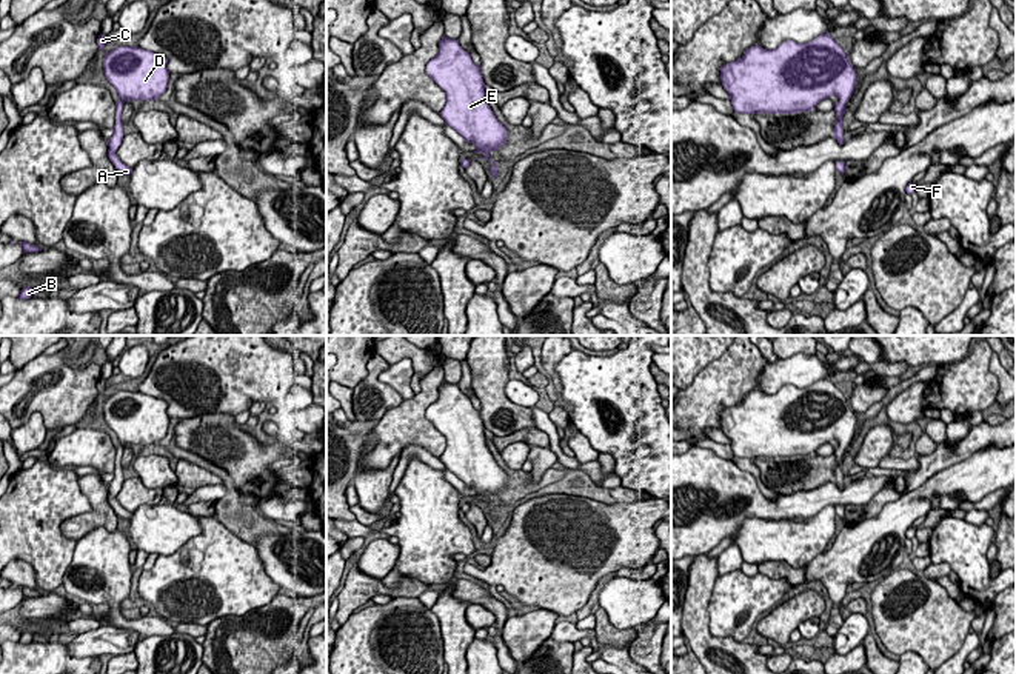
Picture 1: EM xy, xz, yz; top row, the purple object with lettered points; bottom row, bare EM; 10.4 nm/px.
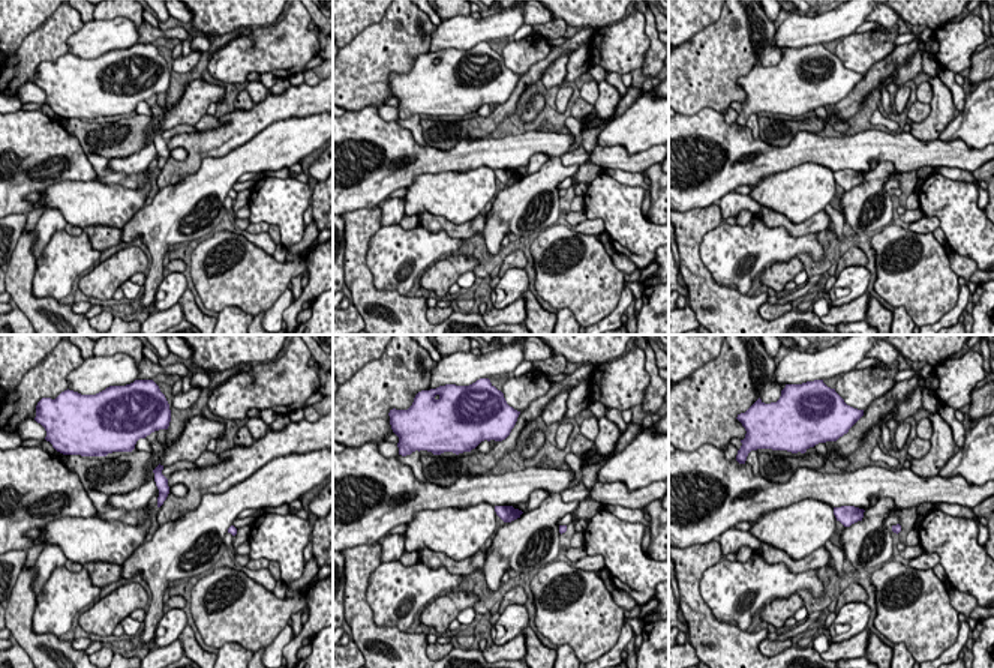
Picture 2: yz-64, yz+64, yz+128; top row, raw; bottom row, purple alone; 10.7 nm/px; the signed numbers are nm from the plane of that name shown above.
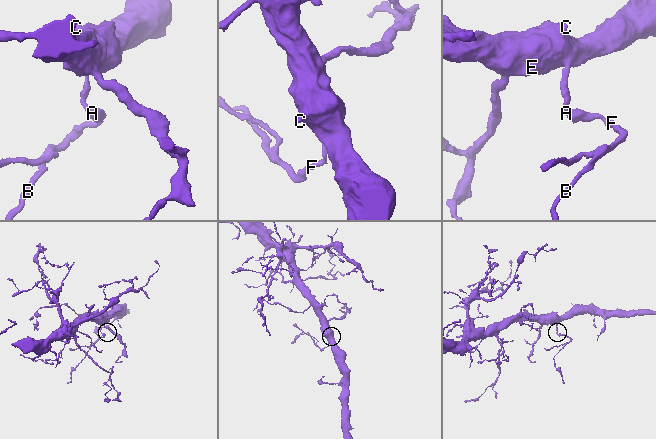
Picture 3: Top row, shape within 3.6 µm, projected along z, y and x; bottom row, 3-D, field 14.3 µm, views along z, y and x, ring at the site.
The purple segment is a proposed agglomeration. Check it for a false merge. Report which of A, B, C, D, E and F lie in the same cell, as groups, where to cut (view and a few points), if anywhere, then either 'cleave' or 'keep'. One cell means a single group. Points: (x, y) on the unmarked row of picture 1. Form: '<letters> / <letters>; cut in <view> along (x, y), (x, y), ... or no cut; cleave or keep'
A B C D E F; no cut; keep

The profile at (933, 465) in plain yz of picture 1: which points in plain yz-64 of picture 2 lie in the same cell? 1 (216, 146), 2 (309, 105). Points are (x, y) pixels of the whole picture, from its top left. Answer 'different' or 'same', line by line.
1: same
2: same

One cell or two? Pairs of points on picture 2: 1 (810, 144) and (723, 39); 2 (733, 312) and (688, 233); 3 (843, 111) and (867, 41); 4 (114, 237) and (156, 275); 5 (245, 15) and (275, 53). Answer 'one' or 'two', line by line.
1: two
2: one
3: two
4: two
5: two

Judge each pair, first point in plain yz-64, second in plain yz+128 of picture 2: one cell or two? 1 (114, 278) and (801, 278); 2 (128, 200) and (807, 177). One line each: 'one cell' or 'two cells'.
1: two cells
2: one cell

